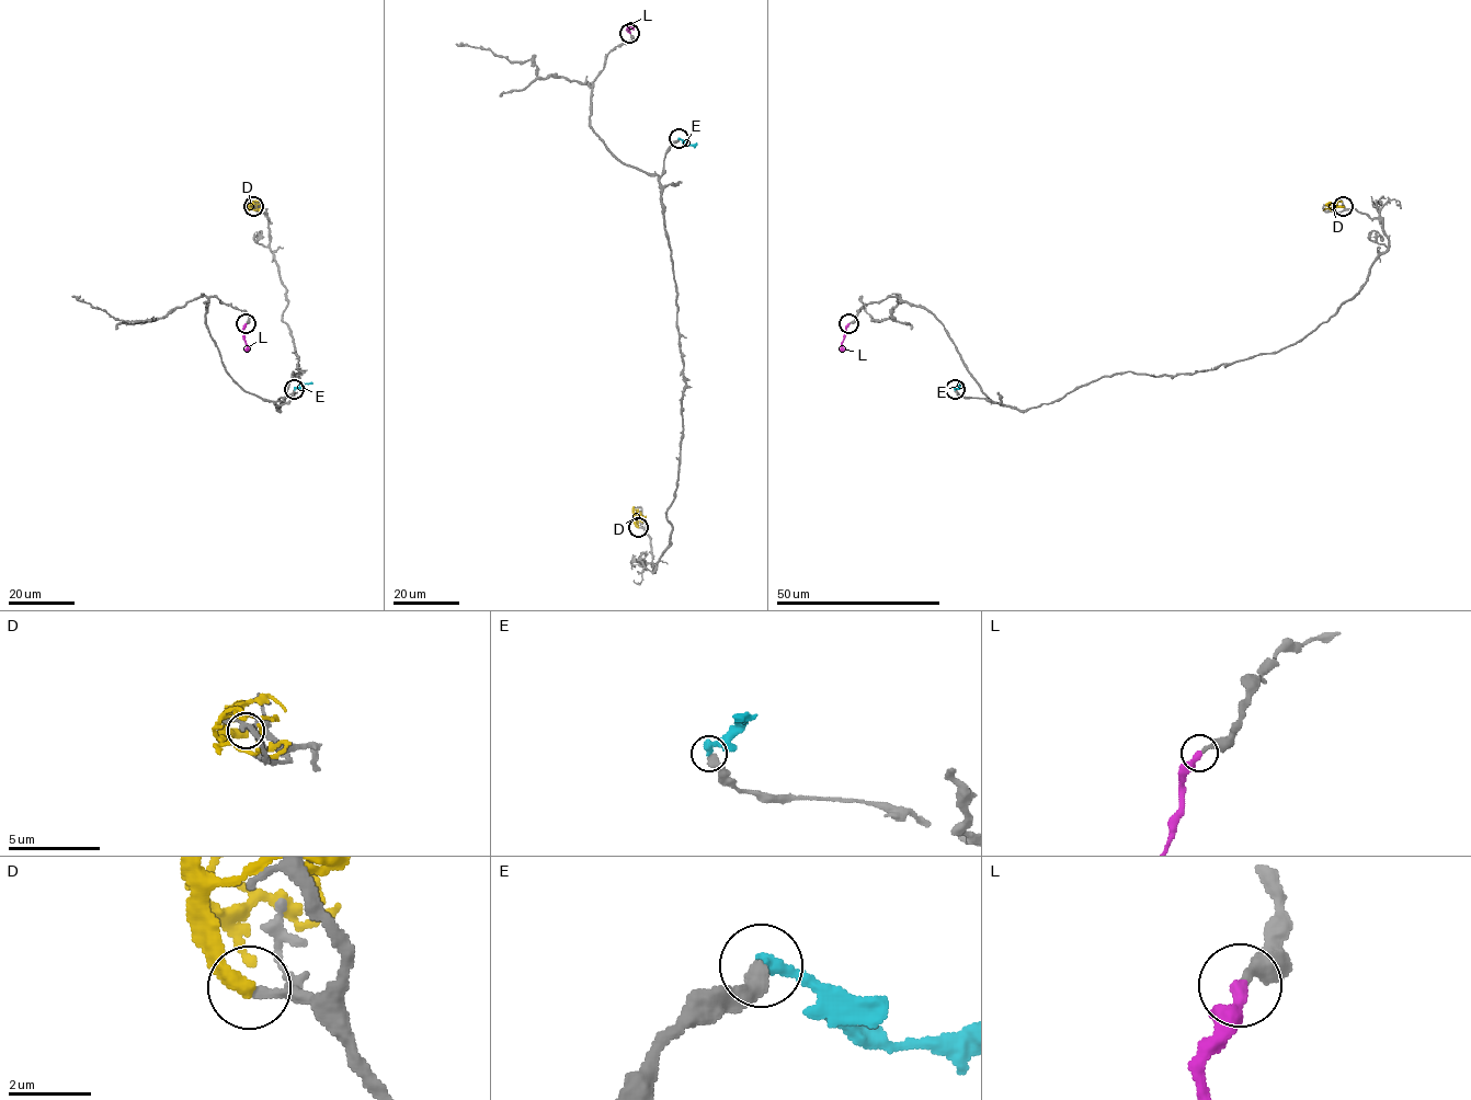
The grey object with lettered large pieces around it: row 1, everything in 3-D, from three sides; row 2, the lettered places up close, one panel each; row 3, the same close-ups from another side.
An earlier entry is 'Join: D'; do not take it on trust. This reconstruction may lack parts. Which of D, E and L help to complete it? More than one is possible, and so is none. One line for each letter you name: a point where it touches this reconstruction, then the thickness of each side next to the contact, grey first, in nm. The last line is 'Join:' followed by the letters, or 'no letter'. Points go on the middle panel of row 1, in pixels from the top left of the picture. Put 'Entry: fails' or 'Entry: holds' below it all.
L: Touches grey at (629, 33). Thickness 240 nm (grey) against 360 nm
Join: L
Entry: fails

